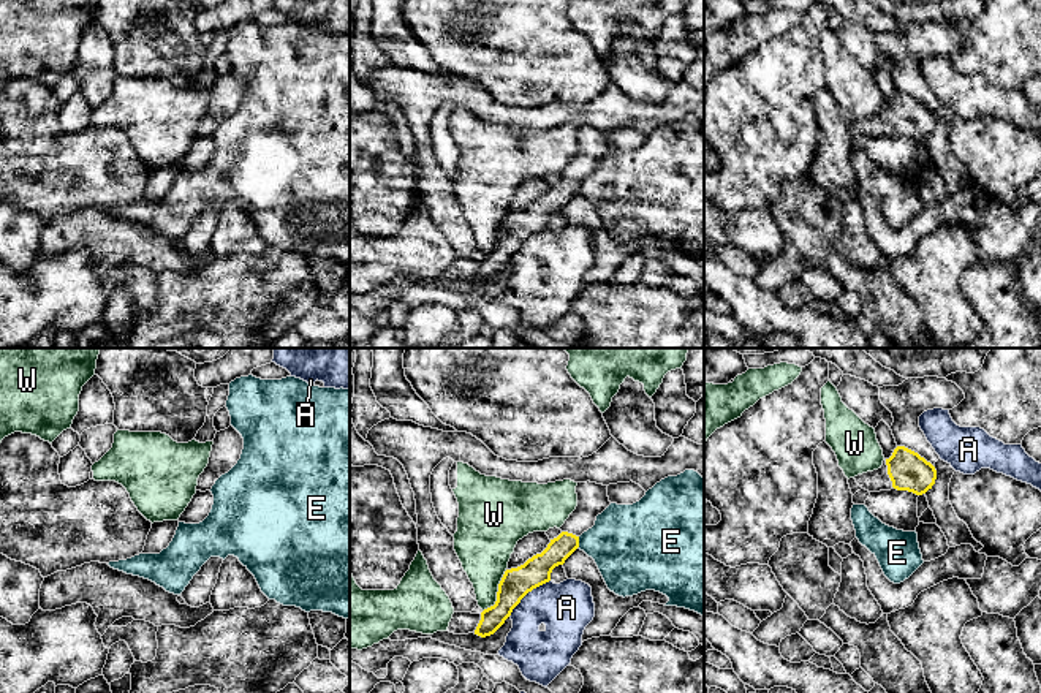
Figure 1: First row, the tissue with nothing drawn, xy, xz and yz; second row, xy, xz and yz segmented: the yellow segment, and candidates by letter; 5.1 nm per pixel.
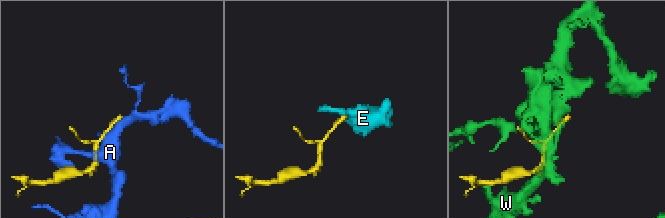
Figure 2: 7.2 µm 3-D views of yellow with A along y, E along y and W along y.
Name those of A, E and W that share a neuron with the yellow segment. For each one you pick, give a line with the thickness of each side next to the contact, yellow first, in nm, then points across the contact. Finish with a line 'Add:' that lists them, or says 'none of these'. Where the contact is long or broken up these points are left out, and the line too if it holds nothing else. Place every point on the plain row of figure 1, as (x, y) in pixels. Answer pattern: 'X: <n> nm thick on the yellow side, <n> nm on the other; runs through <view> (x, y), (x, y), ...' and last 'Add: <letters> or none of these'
Add: none of these

